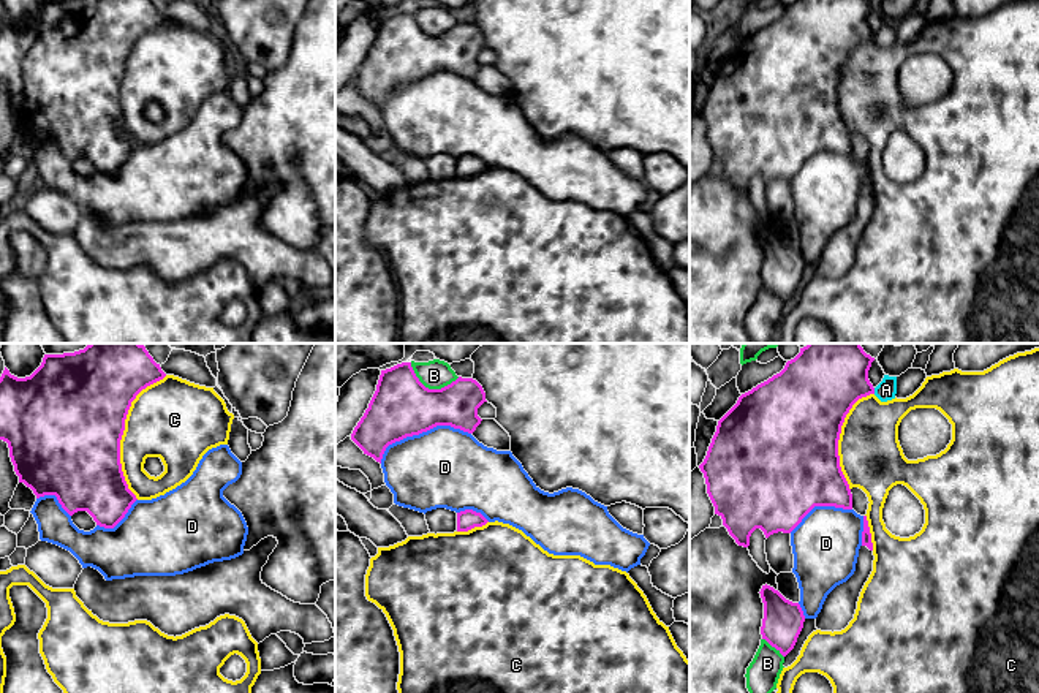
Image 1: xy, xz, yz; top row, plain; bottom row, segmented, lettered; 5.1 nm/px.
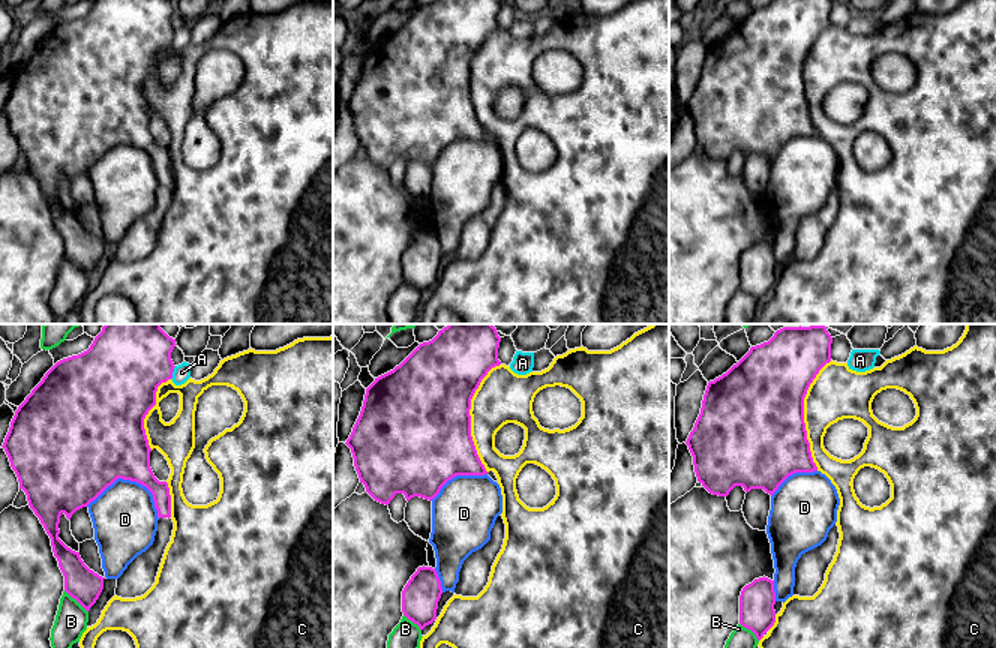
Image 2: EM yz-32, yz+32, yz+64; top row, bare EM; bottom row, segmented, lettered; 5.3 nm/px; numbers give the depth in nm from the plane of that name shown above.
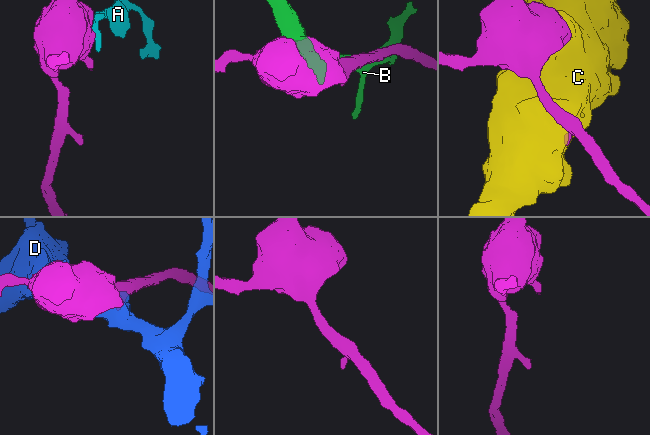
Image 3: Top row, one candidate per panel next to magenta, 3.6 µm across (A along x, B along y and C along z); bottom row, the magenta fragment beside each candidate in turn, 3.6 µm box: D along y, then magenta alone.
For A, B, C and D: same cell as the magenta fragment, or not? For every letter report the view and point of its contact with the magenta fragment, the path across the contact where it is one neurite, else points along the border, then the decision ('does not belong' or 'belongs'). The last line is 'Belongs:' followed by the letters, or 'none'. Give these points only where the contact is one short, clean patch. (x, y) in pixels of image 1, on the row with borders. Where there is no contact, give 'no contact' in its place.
A: yz (873, 391) | along yz (873, 388), (875, 393) | does not belong
B: xz (430, 390) | does not belong
C: xy (122, 432) | does not belong
D: xz (421, 432) | does not belong
Belongs: none

